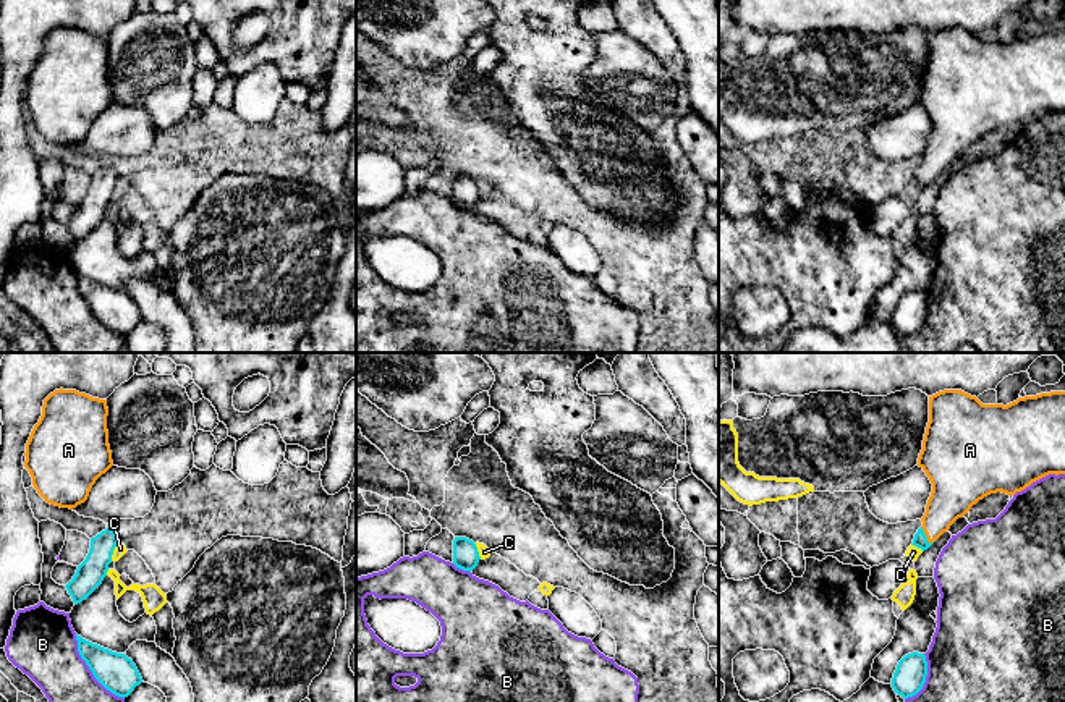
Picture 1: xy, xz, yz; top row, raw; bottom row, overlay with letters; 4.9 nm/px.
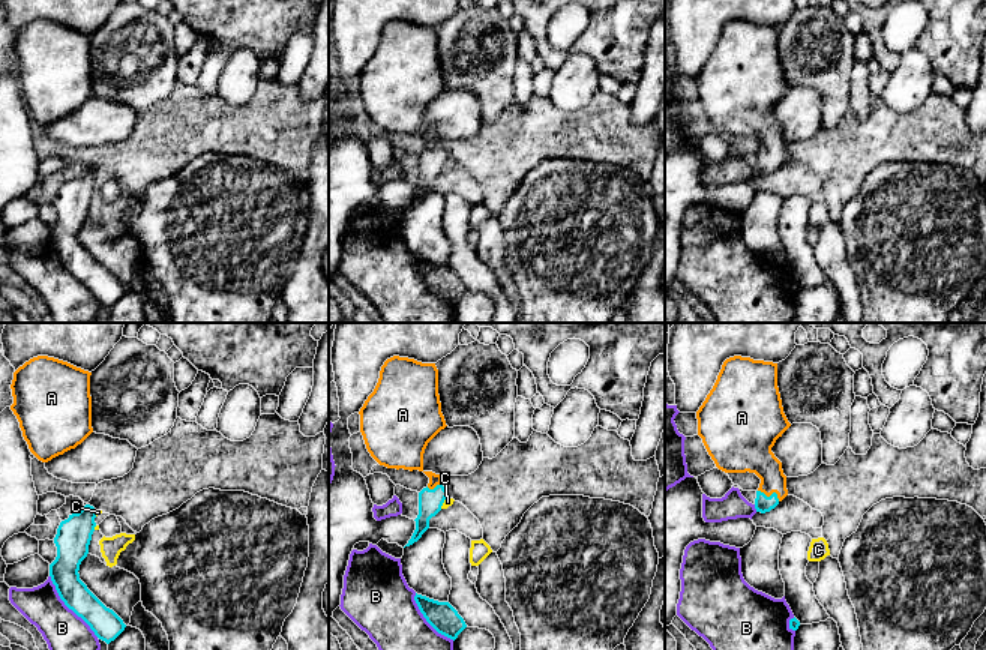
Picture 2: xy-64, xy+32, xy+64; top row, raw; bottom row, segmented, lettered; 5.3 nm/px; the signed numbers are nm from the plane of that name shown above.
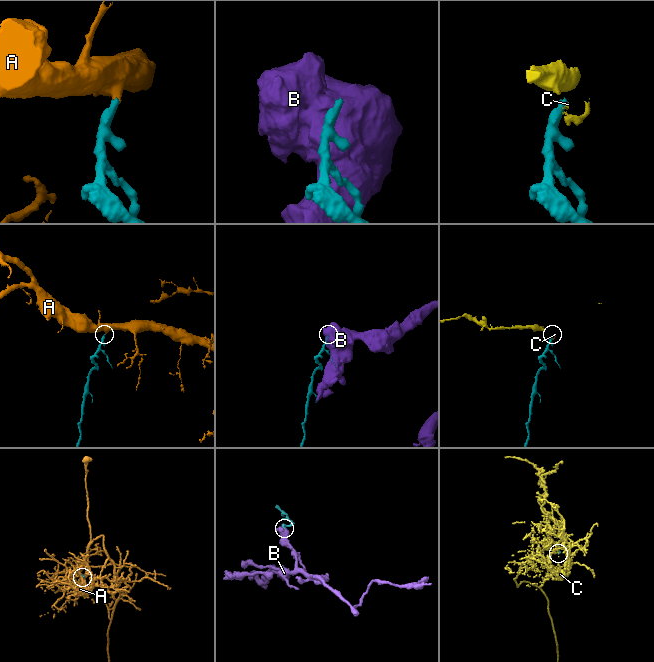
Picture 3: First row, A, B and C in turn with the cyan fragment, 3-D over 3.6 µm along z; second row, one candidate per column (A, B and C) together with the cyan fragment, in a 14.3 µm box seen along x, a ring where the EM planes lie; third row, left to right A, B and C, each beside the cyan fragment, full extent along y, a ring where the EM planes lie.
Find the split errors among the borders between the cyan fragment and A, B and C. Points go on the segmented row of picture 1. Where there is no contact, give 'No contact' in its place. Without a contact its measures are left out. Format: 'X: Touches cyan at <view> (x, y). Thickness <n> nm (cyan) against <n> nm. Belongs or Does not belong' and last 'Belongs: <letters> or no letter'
A: Touches cyan at yz (924, 536). Thickness 70 nm (cyan) against 220 nm. Belongs
B: Touches cyan at xy (89, 668). Thickness 190 nm (cyan) against 320 nm. Does not belong
C: Touches cyan at xy (112, 552). Thickness 140 nm (cyan) against 60 nm. Does not belong
Belongs: A

